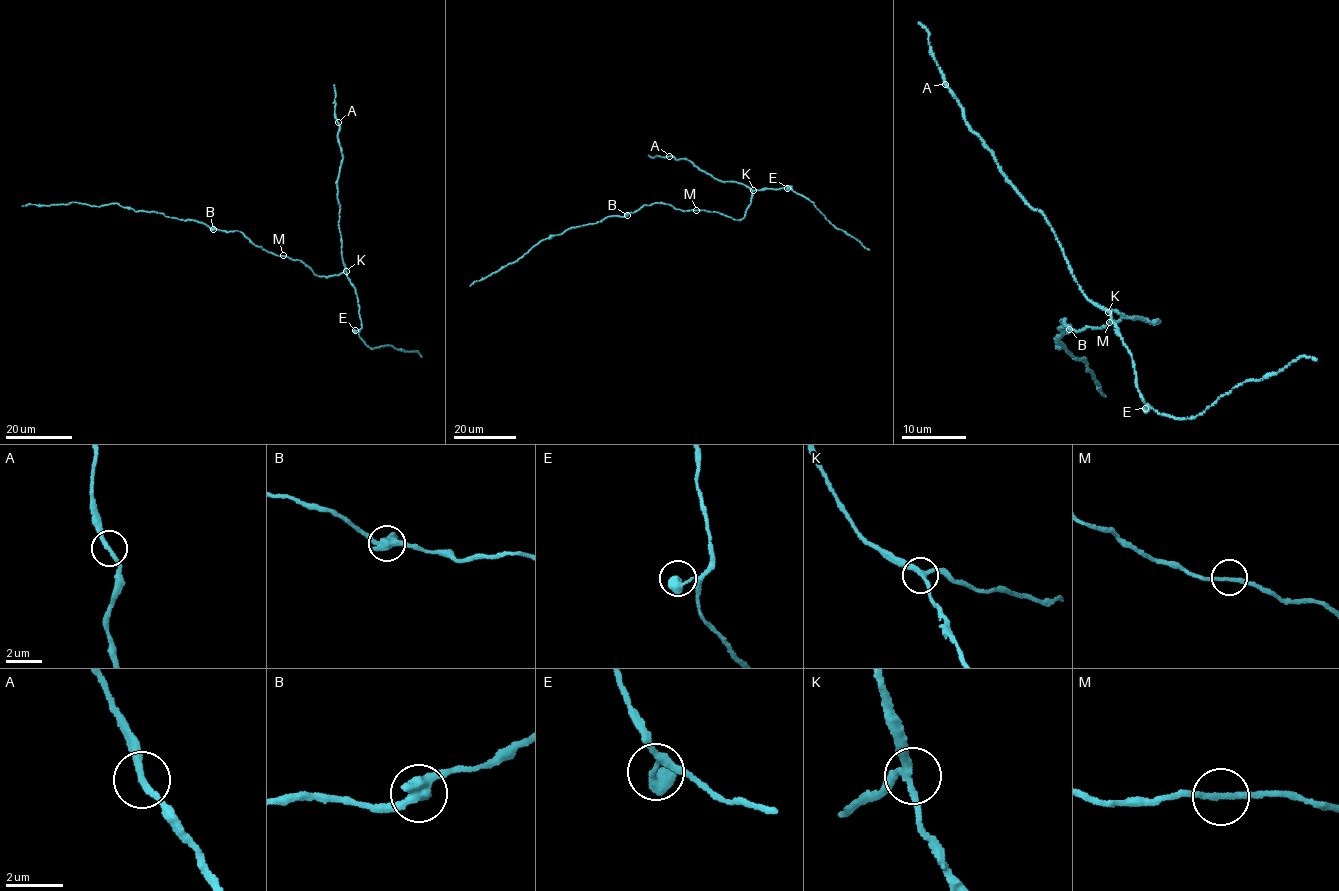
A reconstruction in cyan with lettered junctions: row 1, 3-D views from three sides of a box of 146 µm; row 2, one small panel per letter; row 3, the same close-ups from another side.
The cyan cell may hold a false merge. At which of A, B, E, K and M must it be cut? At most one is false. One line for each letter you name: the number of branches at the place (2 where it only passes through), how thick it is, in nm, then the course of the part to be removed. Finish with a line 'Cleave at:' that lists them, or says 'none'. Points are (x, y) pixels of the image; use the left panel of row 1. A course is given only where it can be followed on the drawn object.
Cleave at: none

